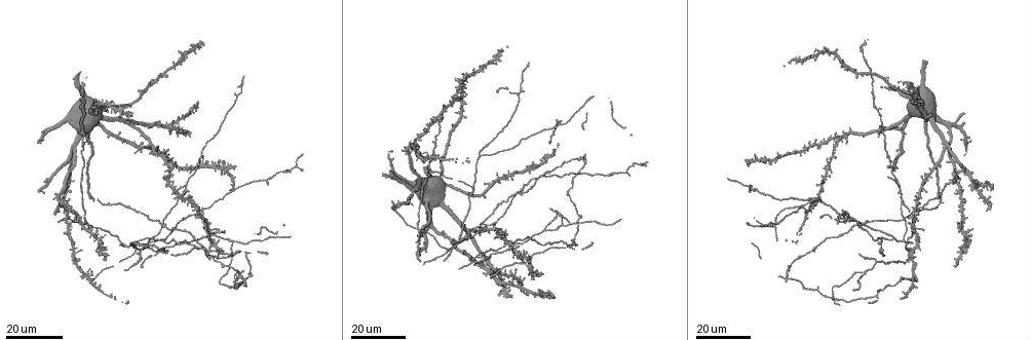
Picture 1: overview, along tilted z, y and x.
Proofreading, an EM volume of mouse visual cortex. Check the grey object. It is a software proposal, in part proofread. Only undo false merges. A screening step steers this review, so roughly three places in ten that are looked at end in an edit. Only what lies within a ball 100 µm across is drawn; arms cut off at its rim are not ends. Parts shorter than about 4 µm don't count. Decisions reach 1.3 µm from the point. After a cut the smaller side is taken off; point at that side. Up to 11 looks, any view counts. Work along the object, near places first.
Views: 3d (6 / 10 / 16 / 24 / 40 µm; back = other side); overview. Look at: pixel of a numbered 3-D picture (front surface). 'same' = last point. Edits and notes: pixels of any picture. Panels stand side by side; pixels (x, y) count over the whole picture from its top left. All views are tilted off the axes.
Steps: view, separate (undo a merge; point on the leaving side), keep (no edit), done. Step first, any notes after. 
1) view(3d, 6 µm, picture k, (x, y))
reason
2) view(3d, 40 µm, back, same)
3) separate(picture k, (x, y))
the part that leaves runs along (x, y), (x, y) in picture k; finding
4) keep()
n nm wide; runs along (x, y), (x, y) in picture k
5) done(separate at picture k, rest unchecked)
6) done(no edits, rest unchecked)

view(3d, 24 µm, picture 1, (559, 124))
looks like a crossing

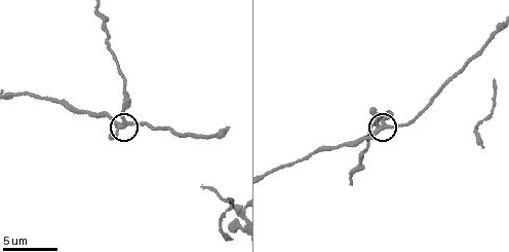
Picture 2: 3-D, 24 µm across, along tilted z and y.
view(3d, 6 µm, picture 2, (124, 121))

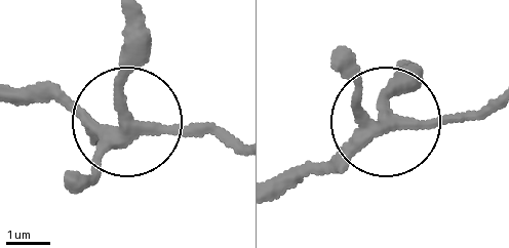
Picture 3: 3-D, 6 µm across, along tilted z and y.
keep()
260 nm wide; runs along (14, 90), (67, 96), (114, 124), (124, 21) in picture 3; continuous, no second neuron

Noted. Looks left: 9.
view(3d, 24 µm, picture 1, (520, 95))
looks like a crossing

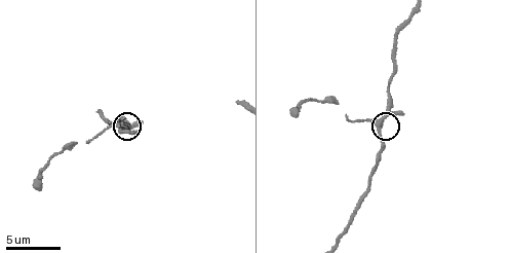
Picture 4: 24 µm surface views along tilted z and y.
view(3d, 10 µm, picture 4, (380, 121))
zoom in

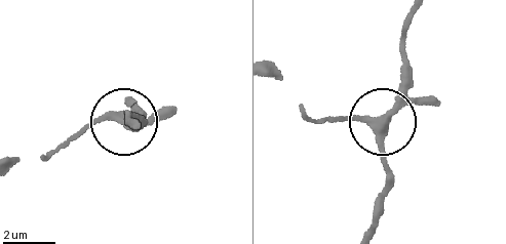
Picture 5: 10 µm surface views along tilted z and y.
keep()
runs along (370, 229), (384, 189), (380, 123), (349, 117), (308, 121) in picture 5; continuous, no second neuron

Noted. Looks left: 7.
view(3d, 16 µm, picture 1, (184, 195))
three arms meet

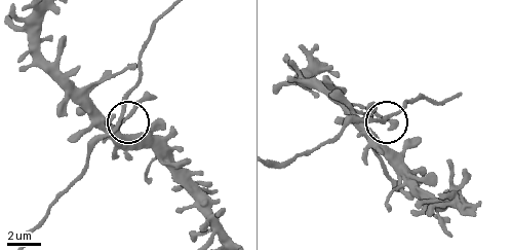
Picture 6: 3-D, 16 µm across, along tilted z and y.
view(3d, 10 µm, picture 6, (120, 120))
zoom in

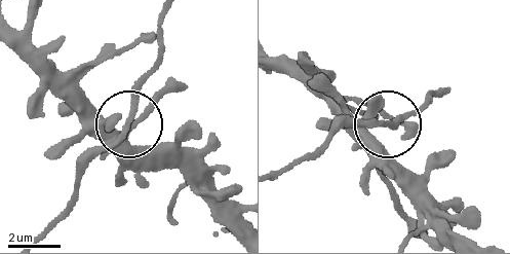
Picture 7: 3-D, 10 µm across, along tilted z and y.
keep()
210 nm wide; all the same neuron

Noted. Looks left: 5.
view(3d, 16 µm, picture 1, (882, 239))
two arms in line, one across

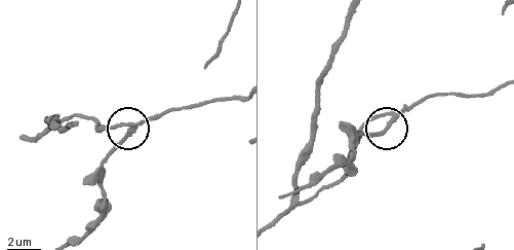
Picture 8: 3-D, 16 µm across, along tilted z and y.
view(3d, 10 µm, picture 8, (129, 129))

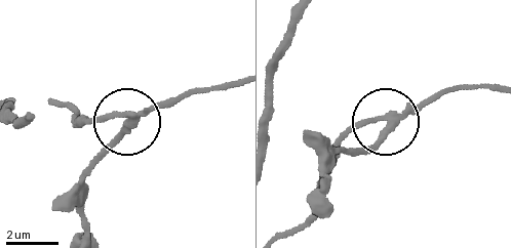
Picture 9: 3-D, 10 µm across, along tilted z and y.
separate(picture 9, (124, 132))
3 arms; the part that leaves runs along (401, 115), (371, 151), (339, 154), (323, 189) in picture 9; two neurons meet here

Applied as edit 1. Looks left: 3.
view(3d, 24 µm, picture 1, (902, 200))
looks like a crossing

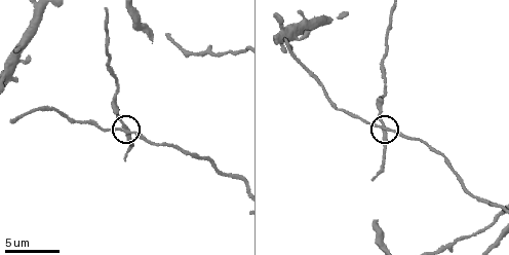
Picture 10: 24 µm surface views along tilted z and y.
view(3d, 10 µm, picture 10, (122, 125))

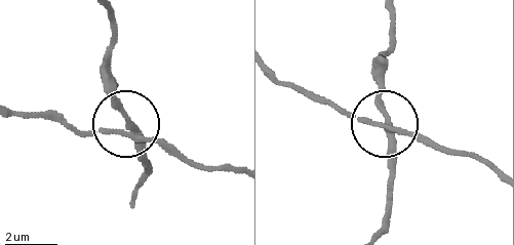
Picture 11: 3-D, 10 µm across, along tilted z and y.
keep()
210 nm wide; runs along (493, 173), (469, 153), (425, 145), (326, 101) in picture 11; all the same neuron

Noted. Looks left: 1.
done(separate at picture 9, rest unchecked)

